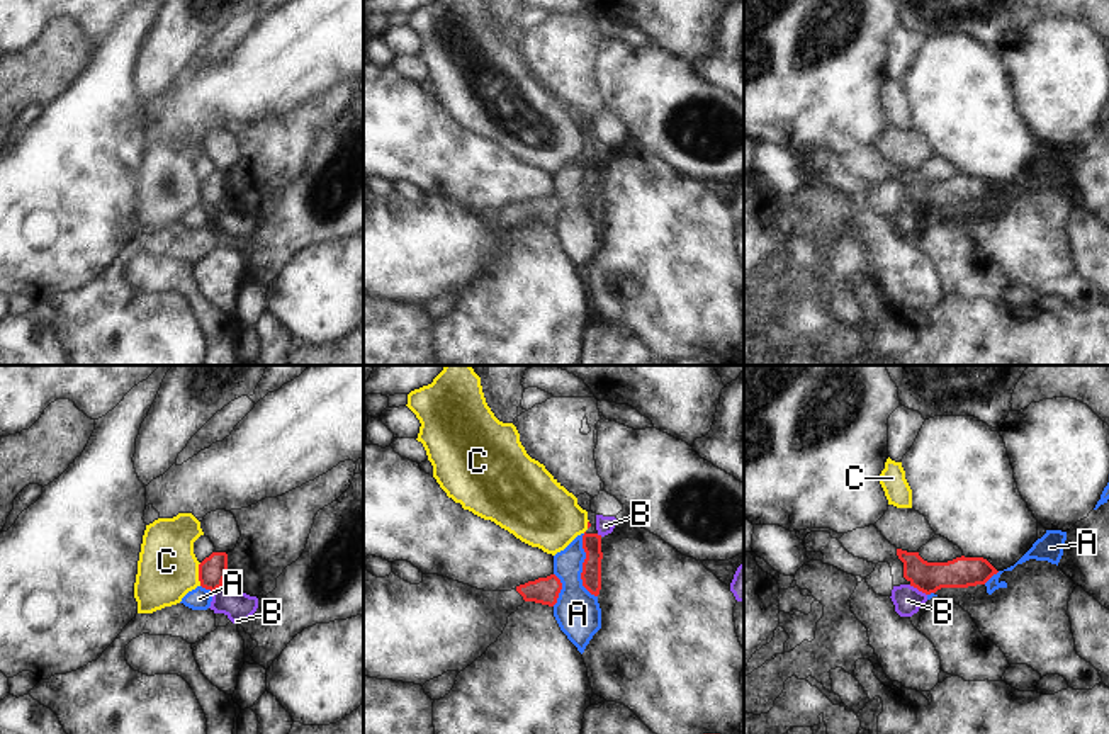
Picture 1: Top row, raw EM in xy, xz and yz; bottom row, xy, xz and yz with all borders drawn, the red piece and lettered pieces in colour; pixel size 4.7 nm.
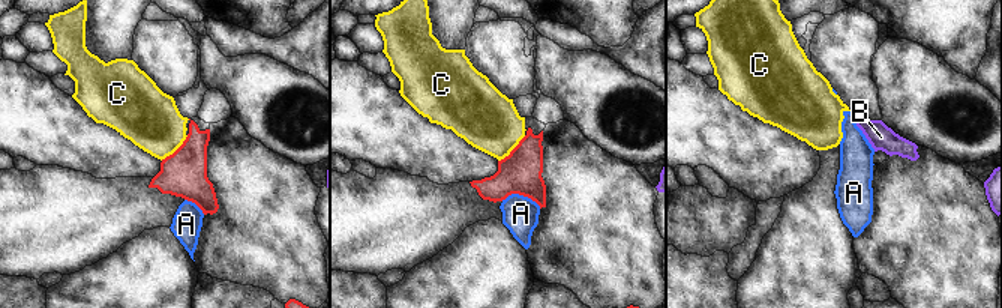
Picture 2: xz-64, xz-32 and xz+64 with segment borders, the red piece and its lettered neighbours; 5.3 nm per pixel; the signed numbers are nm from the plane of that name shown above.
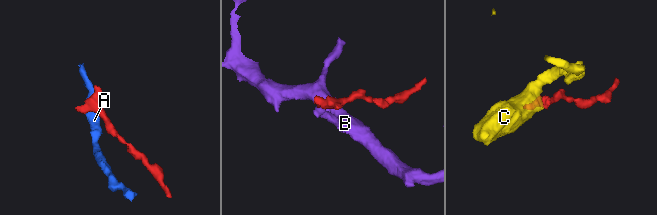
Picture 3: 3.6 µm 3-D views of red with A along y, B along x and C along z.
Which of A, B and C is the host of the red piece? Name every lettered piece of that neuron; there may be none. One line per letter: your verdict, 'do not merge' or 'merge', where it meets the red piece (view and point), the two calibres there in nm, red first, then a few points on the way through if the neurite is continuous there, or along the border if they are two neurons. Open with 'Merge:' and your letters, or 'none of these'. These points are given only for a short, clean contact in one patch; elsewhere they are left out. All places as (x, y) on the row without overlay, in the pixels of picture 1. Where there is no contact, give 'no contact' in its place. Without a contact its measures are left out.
Merge: none of these
A: do not merge | xz (583, 186) | 100/220 nm | along xz (583, 153), (585, 180), (581, 203), (596, 216)
B: do not merge | yz (917, 208) | 140/140 nm | along yz (909, 204), (926, 214)
C: do not merge | xy (199, 194) | 140/280 nm | along xy (201, 182), (199, 204)

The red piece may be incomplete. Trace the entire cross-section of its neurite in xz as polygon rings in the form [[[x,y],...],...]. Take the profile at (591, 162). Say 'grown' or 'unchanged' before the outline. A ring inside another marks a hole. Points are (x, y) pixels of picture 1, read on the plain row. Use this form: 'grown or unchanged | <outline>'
grown | [[[588,131],[588,150],[583,155],[583,168],[586,172],[586,178],[583,182],[583,206],[594,216],[600,214],[601,209],[601,155],[596,150],[596,133]]]

